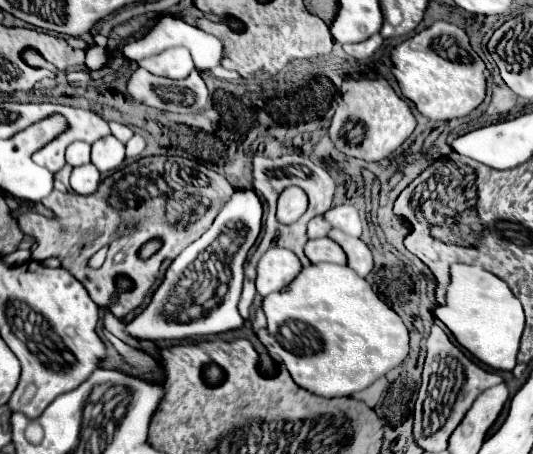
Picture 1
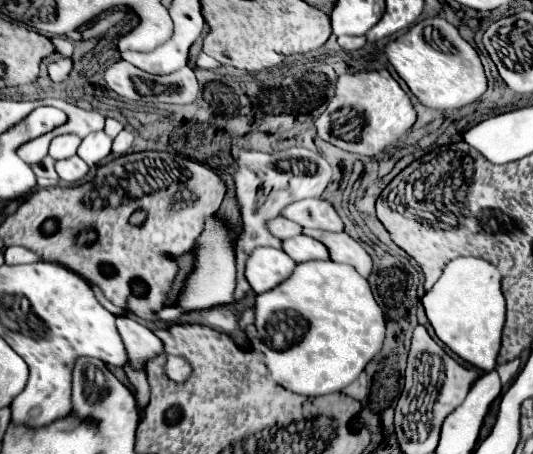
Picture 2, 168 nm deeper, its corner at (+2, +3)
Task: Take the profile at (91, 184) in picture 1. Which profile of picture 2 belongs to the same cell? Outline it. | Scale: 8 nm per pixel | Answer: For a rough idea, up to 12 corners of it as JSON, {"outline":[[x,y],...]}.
{"outline":[[70,156],[56,162],[64,182],[78,182],[88,174],[82,158]]}

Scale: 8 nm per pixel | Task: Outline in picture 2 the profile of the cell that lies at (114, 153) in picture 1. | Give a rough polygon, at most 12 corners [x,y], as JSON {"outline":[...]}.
{"outline":[[92,132],[82,140],[78,156],[96,166],[110,154],[110,136]]}

